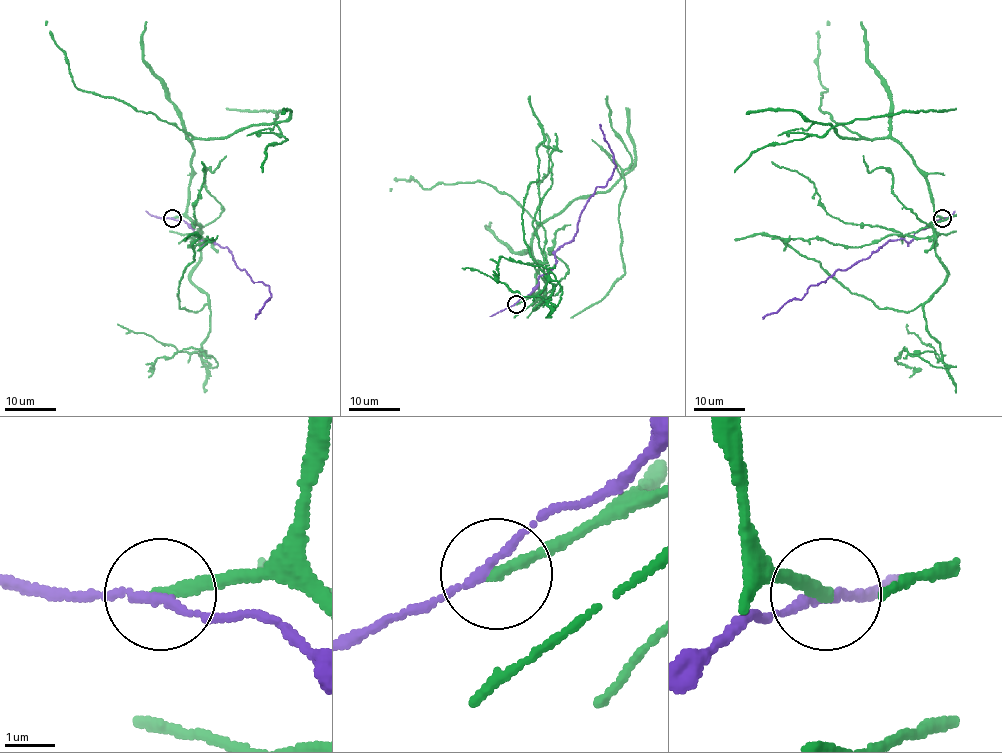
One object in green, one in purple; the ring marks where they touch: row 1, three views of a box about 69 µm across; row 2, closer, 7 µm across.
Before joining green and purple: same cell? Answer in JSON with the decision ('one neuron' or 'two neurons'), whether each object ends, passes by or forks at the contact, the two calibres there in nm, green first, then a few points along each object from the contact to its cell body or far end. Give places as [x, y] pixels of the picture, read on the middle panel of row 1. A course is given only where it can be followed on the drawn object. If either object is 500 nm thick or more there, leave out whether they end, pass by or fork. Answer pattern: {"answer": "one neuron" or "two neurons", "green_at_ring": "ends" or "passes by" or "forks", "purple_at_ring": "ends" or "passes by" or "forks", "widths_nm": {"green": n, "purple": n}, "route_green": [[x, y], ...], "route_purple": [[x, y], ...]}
{"answer": "two neurons", "green_at_ring": "ends", "purple_at_ring": "passes by", "widths_nm": {"green": 260, "purple": 170}, "route_green": [[517, 304], [536, 287], [532, 233], [576, 199], [606, 191], [618, 165], [624, 273], [571, 317]], "route_purple": [[515, 304], [555, 264], [555, 251], [573, 239], [585, 205], [613, 172], [613, 153], [599, 124]]}

